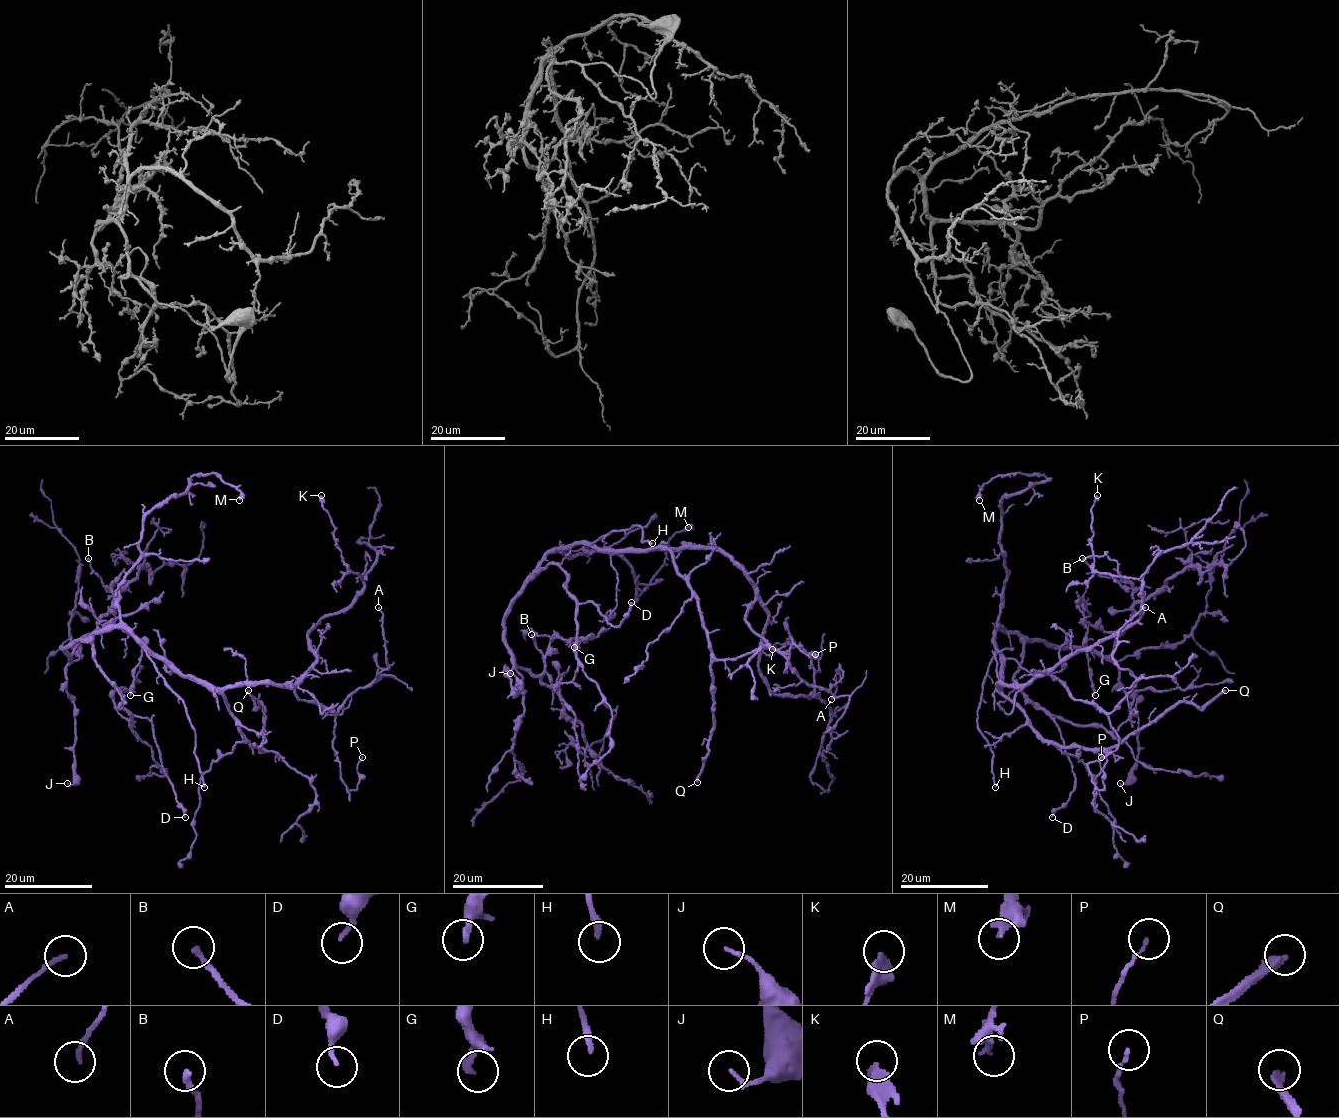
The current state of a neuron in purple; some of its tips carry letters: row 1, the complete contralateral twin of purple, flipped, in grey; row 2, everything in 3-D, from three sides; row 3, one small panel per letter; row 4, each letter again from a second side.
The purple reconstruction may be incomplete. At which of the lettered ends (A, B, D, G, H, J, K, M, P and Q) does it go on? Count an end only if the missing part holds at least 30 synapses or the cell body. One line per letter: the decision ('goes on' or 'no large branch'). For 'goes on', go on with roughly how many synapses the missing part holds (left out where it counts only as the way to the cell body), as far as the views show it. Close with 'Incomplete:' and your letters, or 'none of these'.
A: no large branch
B: no large branch
D: no large branch
G: no large branch
H: goes on
J: no large branch
K: no large branch
M: no large branch
P: no large branch
Q: no large branch
Incomplete: H

